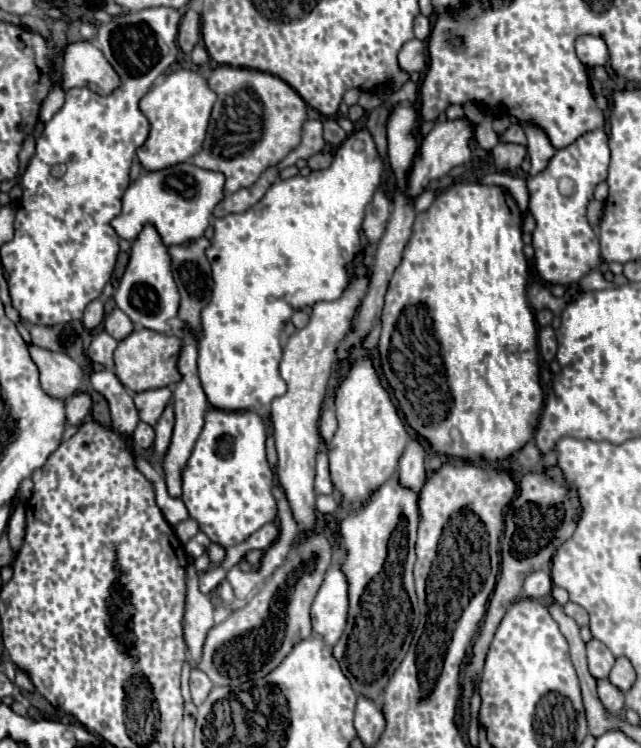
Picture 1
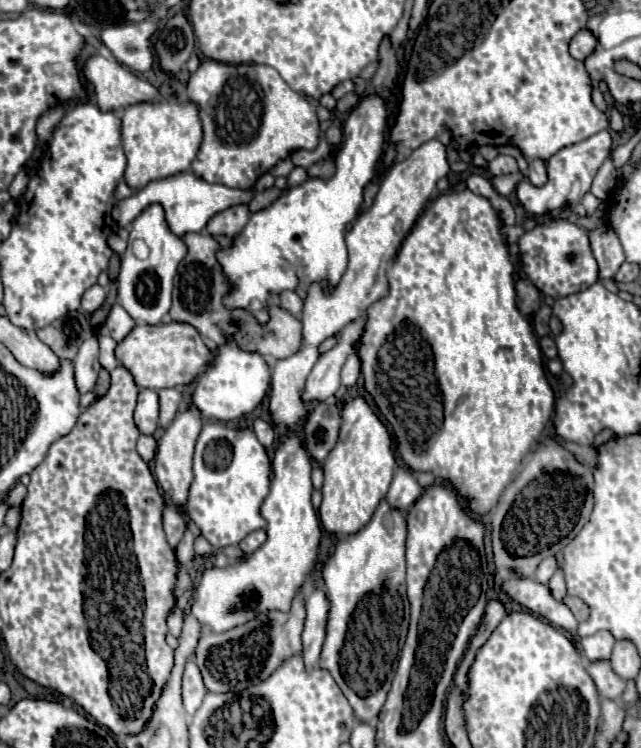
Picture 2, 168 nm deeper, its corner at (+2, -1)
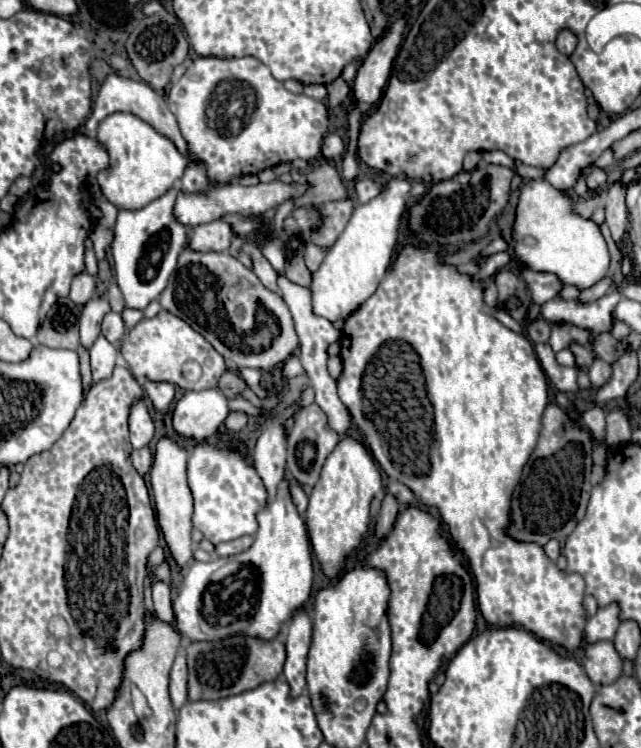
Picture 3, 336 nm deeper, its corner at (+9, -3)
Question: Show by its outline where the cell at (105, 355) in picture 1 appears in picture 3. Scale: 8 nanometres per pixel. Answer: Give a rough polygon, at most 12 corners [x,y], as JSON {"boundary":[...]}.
{"boundary":[[103,335],[91,347],[93,381],[111,377],[119,349]]}

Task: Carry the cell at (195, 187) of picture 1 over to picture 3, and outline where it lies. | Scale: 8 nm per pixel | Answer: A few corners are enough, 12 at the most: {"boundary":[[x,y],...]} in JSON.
{"boundary":[[309,183],[217,185],[181,191],[175,217],[189,227],[225,213],[259,215],[299,199]]}

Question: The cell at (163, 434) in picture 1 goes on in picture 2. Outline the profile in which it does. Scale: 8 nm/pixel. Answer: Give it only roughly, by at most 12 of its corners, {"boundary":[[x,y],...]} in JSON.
{"boundary":[[160,389],[160,429],[176,417],[182,403],[178,389]]}

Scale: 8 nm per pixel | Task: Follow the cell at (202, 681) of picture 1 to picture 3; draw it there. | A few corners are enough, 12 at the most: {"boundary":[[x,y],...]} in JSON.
{"boundary":[[185,655],[175,657],[169,693],[179,711],[187,703],[187,663]]}

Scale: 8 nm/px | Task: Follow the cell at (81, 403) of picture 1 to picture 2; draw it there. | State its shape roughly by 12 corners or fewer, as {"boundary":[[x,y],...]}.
{"boundary":[[98,339],[82,343],[74,359],[80,395],[92,391],[98,379]]}

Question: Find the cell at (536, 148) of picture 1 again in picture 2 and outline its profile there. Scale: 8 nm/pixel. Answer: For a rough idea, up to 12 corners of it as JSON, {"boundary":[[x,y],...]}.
{"boundary":[[530,159],[526,175],[534,185],[544,185],[546,163]]}

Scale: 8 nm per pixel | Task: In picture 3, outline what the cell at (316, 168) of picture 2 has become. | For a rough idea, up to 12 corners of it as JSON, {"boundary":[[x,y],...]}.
{"boundary":[[321,163],[307,181],[311,187],[295,201],[317,209],[347,197],[337,169]]}

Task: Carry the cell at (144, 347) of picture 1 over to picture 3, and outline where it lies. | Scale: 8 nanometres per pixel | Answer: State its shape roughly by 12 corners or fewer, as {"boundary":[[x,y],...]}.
{"boundary":[[165,309],[127,333],[137,381],[215,389],[227,363]]}

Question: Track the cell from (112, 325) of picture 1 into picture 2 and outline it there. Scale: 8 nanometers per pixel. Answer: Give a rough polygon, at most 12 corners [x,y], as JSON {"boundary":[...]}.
{"boundary":[[114,305],[102,333],[122,341],[134,327],[134,319]]}

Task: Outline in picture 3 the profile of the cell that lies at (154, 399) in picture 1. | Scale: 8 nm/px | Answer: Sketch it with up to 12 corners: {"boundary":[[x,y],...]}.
{"boundary":[[145,401],[129,415],[133,449],[147,447],[155,427]]}

